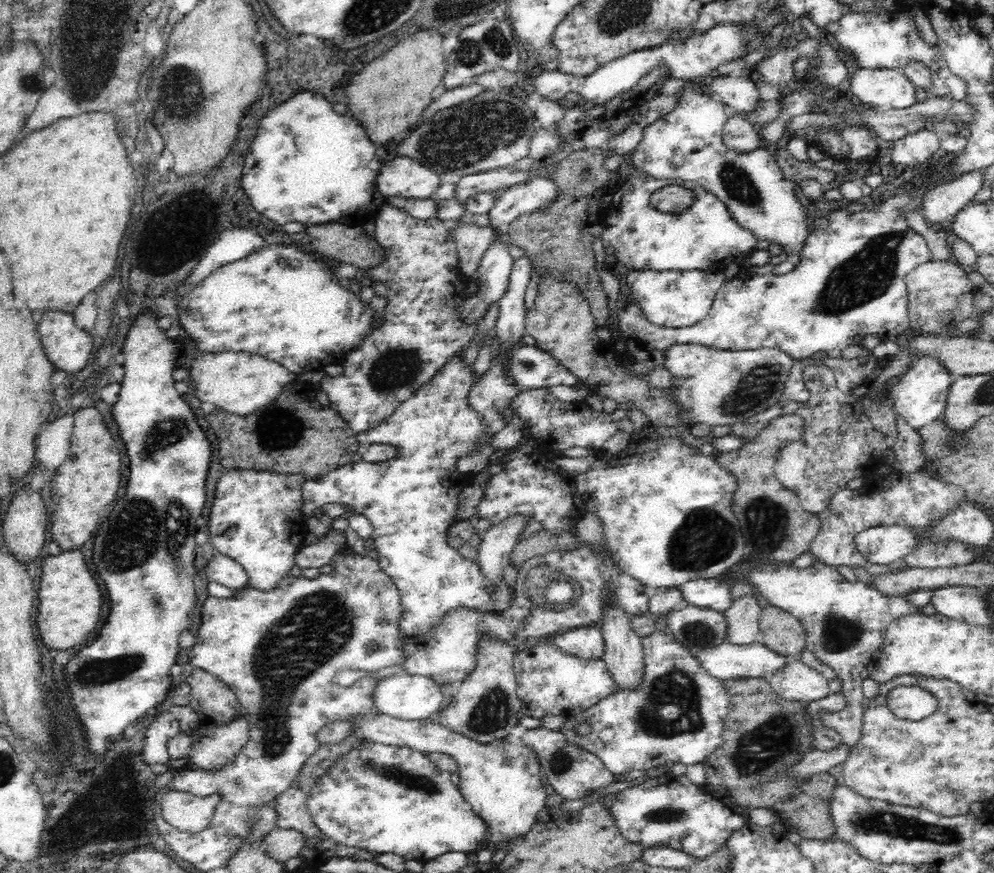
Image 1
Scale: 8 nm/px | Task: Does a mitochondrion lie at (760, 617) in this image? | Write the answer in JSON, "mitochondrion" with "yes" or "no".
{"mitochondrion":"no"}

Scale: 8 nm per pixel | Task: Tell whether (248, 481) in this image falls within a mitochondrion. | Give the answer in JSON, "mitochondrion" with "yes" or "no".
{"mitochondrion":"no"}

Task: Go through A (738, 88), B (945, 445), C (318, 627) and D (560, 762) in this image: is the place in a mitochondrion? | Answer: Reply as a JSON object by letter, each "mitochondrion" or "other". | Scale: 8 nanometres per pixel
{"A":"other","B":"mitochondrion","C":"mitochondrion","D":"mitochondrion"}

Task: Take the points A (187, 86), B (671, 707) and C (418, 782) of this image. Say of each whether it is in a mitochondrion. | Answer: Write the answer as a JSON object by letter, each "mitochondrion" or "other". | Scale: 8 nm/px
{"A":"mitochondrion","B":"mitochondrion","C":"mitochondrion"}

